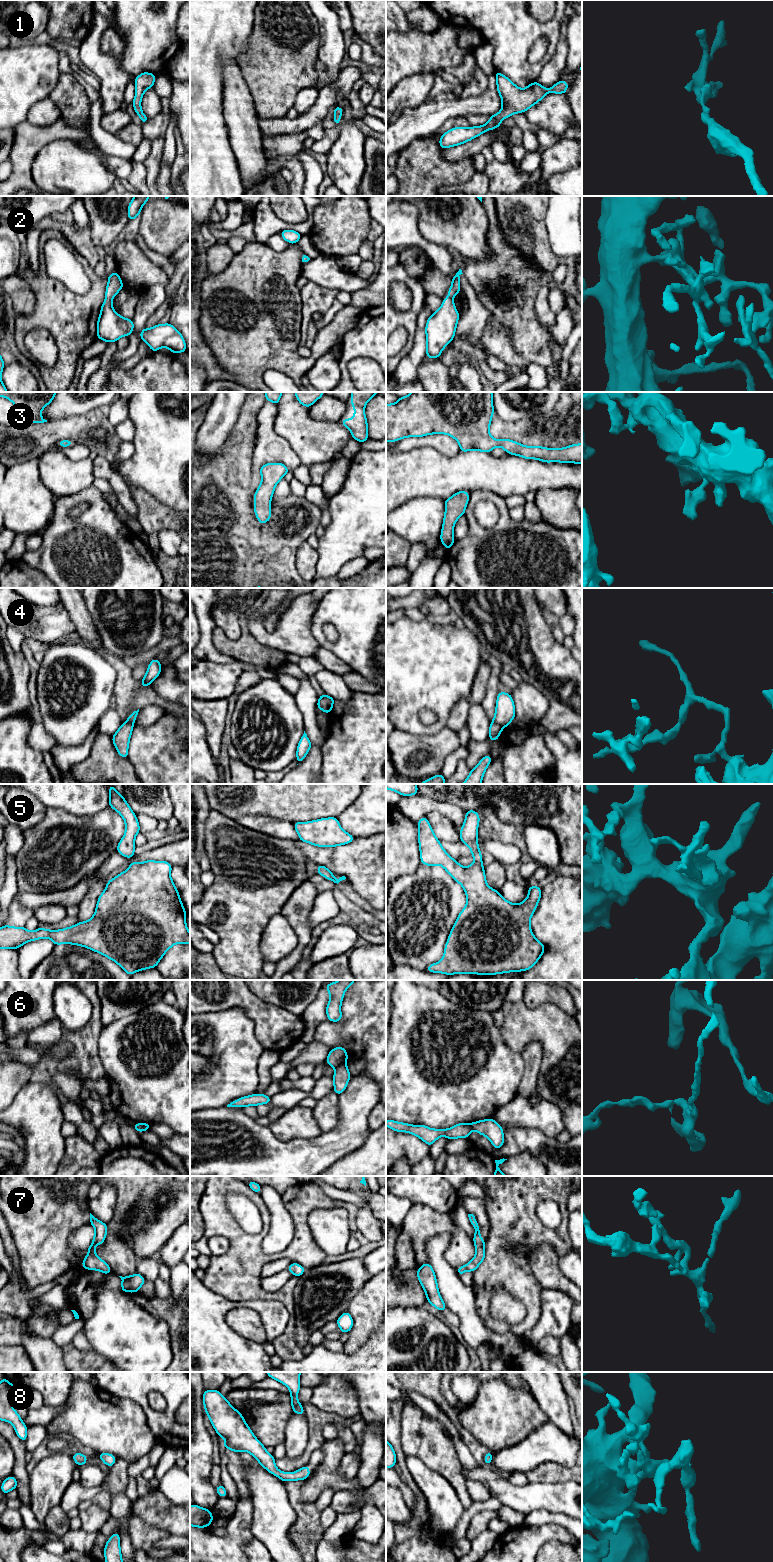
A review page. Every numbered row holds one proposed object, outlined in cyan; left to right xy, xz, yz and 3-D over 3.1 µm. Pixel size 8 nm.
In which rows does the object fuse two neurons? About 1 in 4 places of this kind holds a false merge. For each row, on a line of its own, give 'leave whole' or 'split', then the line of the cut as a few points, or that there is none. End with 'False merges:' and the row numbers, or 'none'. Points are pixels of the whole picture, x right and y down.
1: leave whole; no cut
2: leave whole; no cut
3: leave whole; no cut
4: split; cut in yz along (492, 721), (502, 728)
5: leave whole; no cut
6: split; cut in xz along (345, 1062), (335, 1068)
7: leave whole; no cut
8: leave whole; no cut
False merges: 4, 6

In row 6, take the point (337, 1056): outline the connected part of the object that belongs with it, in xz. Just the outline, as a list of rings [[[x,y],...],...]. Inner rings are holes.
[[[335,1047],[334,1049],[329,1051],[329,1054],[326,1059],[326,1063],[334,1068],[339,1065],[346,1063],[348,1055],[347,1051],[343,1047]]]

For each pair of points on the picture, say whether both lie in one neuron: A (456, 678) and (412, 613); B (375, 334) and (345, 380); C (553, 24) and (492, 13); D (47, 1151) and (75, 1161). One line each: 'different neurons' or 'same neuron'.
A: different neurons
B: same neuron
C: same neuron
D: different neurons

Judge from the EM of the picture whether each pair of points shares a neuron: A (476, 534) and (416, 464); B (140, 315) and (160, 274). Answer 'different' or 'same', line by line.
A: different
B: different

